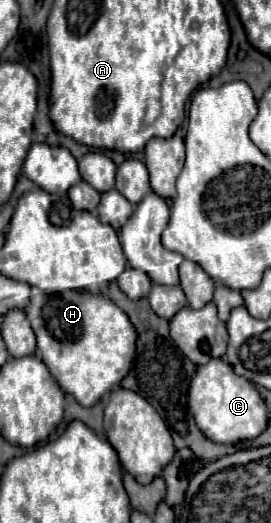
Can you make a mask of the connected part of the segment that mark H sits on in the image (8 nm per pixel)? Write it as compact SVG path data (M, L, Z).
M34 291L24 309L38 339L38 353L58 385L74 395L80 405L94 405L130 371L136 331L128 315L104 295L90 291L64 291L48 295Z

